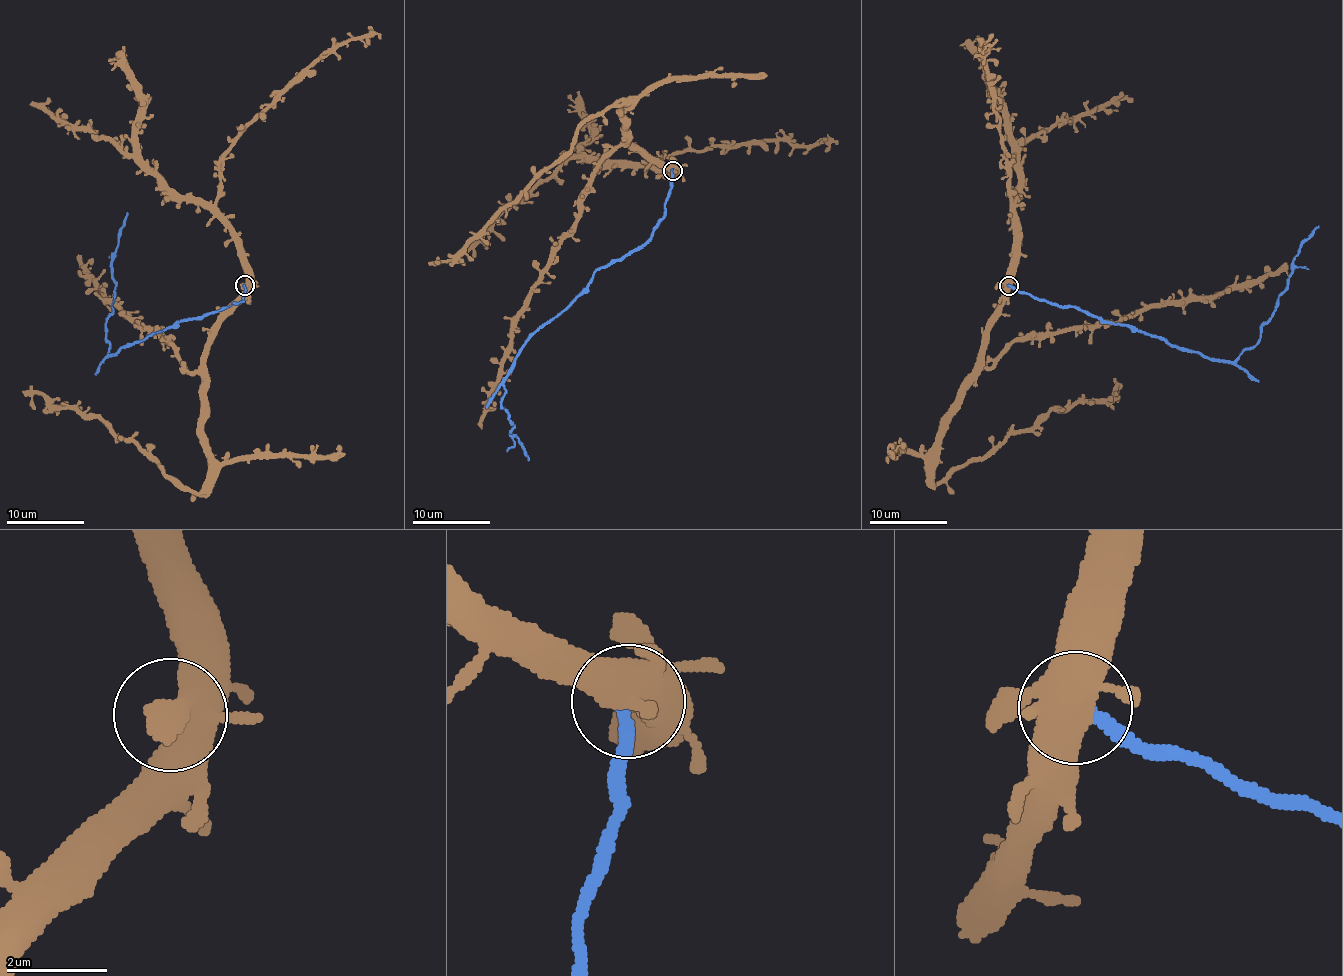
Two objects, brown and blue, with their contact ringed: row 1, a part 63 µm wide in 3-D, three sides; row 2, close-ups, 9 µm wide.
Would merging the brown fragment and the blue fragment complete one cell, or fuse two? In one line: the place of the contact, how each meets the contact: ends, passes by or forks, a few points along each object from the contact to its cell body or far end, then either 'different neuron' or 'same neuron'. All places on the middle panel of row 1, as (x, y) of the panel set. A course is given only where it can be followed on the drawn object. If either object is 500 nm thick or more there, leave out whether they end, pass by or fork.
at (672, 170); brown forks there; blue ends there; brown runs (674, 171), (627, 142), (622, 116), (626, 109), (605, 107), (580, 127), (575, 144), (456, 252), (439, 262); blue runs (672, 171), (664, 217), (654, 232), (593, 274), (526, 342), (504, 381), (500, 407), (528, 459); different neuron

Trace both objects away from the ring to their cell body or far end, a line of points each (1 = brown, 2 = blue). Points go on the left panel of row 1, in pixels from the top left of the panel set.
1: (246, 285), (205, 359), (209, 459), (200, 490), (176, 487), (99, 418), (51, 406), (40, 394), (34, 409)
2: (244, 285), (243, 299), (175, 321), (108, 355), (105, 320), (115, 295), (112, 277), (117, 235), (127, 213)

